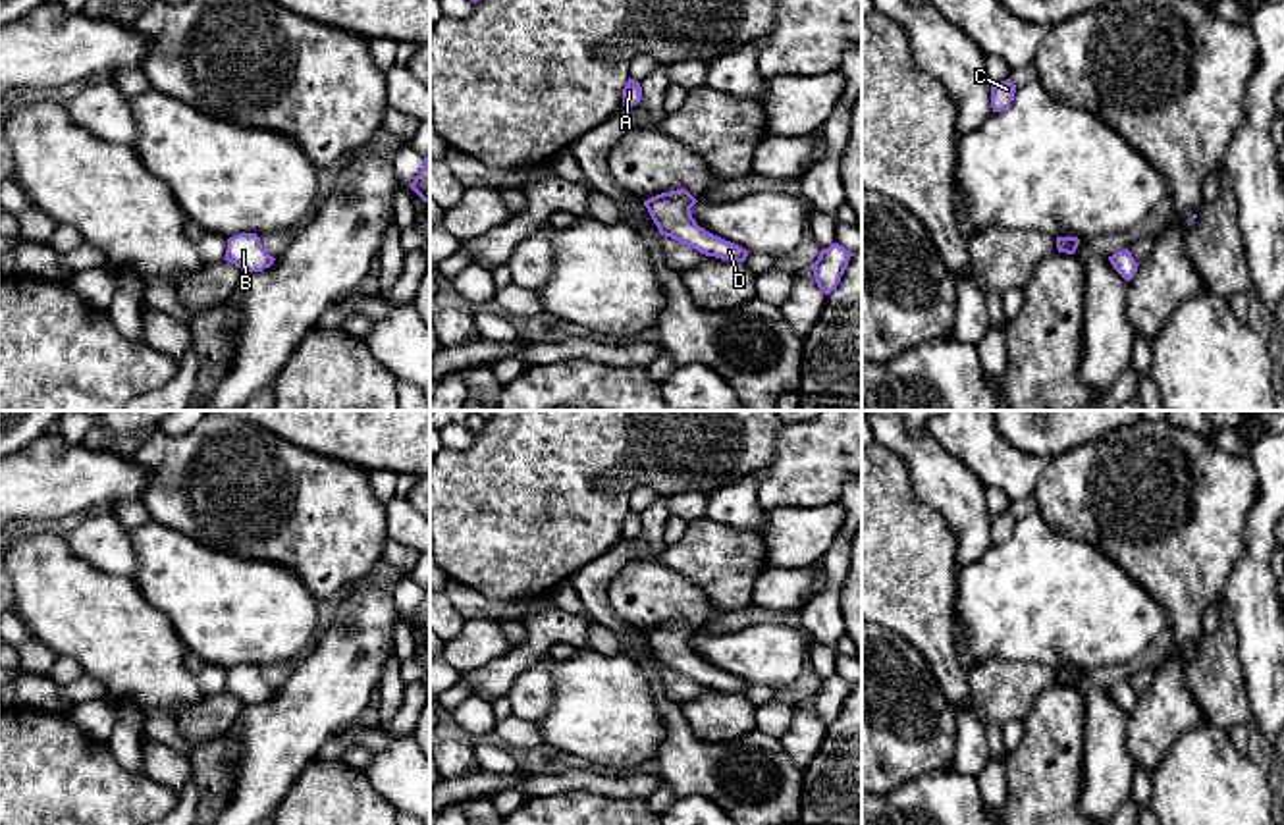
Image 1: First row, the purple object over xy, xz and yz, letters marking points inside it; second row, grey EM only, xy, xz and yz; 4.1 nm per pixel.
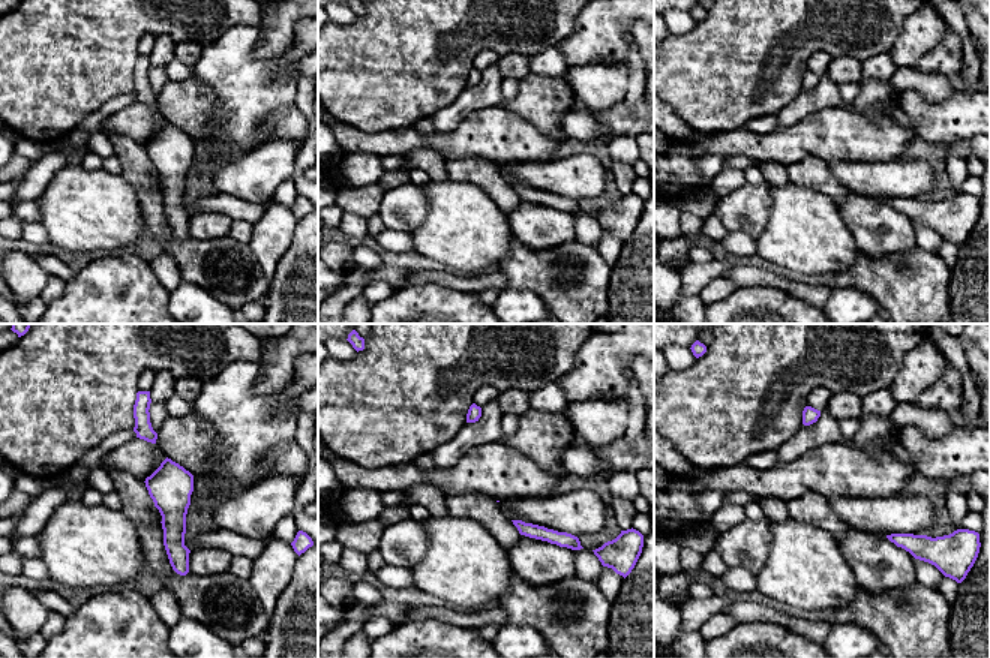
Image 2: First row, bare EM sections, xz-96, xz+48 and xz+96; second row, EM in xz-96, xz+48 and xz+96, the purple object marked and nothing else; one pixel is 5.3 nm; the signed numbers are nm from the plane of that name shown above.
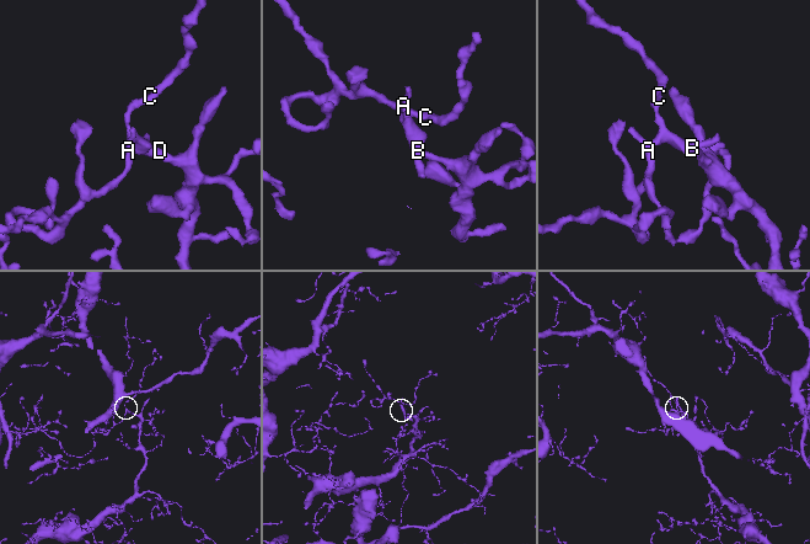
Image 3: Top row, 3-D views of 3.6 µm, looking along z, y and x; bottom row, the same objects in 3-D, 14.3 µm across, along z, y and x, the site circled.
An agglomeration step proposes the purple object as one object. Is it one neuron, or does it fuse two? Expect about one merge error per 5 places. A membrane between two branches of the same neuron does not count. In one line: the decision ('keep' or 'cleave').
keep

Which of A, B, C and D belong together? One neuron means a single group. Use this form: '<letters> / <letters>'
A B C D

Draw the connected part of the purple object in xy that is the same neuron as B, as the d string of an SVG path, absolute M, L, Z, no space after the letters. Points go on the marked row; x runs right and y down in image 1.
M237 233L227 239L226 258L243 272L262 272L274 264L274 256L262 247L256 233Z

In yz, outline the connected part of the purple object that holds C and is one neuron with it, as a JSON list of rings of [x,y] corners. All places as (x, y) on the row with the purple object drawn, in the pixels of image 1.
[[[1010,79],[993,83],[993,87],[991,87],[993,112],[1006,110],[1010,106],[1010,102],[1014,100],[1014,93],[1016,93],[1016,85]]]

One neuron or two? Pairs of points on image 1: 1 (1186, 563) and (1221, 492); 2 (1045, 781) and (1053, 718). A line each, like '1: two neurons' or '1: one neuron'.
1: one neuron
2: one neuron

